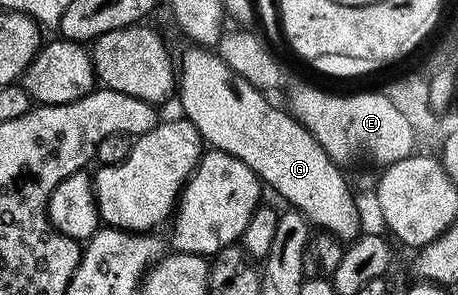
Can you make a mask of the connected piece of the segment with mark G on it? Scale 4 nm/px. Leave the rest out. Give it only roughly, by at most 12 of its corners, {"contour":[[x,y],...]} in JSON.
{"contour":[[197,45],[181,114],[315,228],[358,238],[343,168]]}

